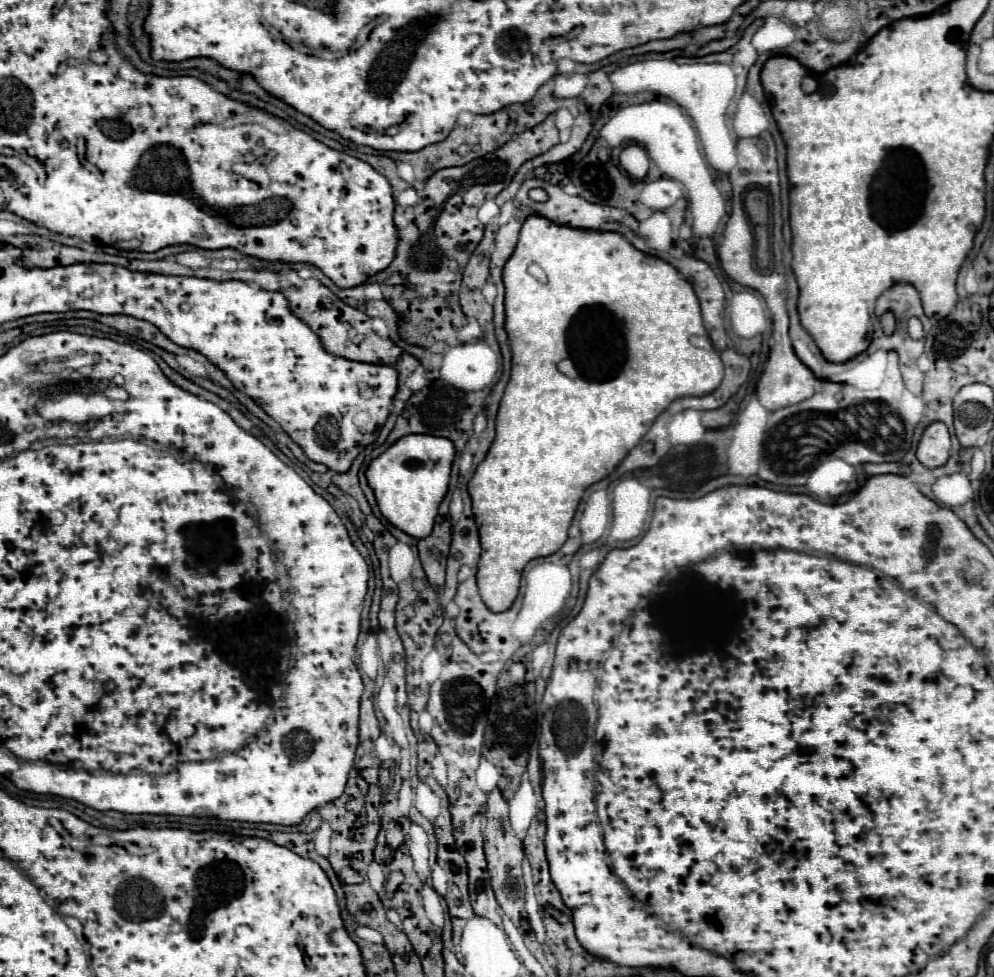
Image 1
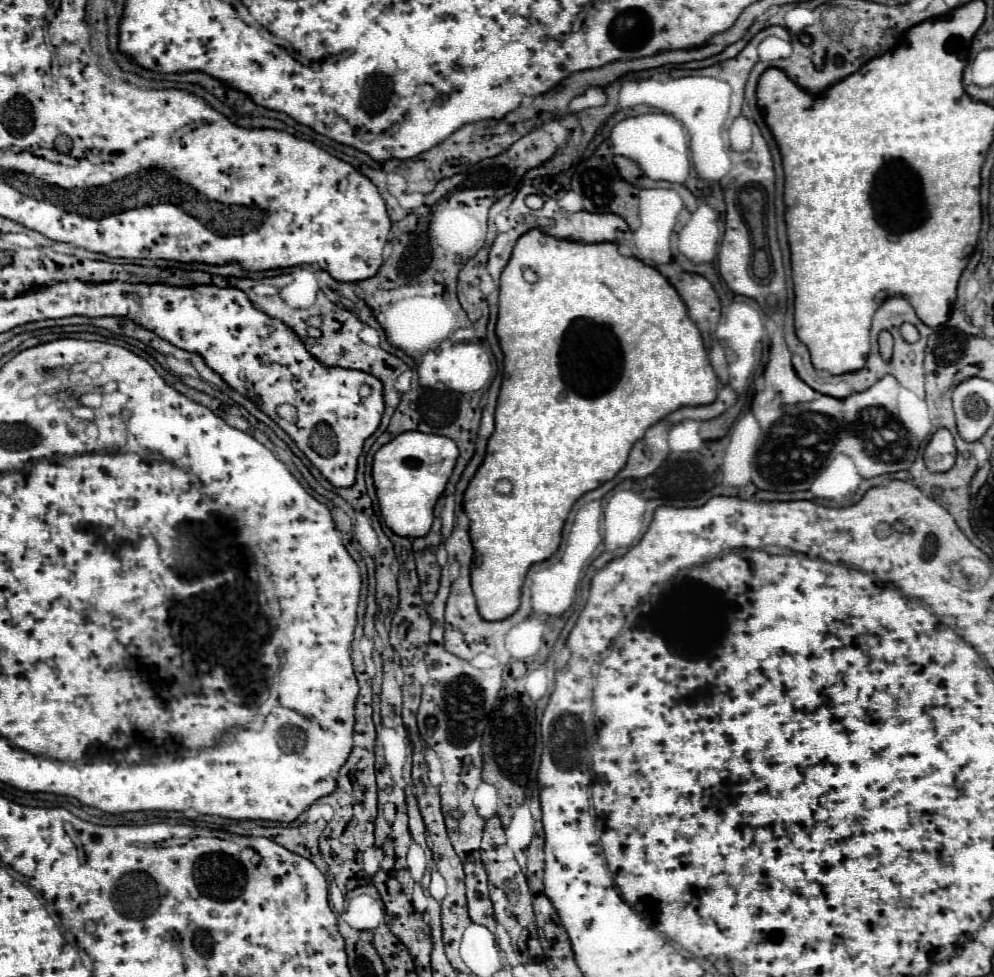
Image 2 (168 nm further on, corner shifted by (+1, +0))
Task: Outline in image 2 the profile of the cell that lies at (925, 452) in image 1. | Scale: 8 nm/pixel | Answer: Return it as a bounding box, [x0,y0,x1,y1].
[925,428,957,472]

